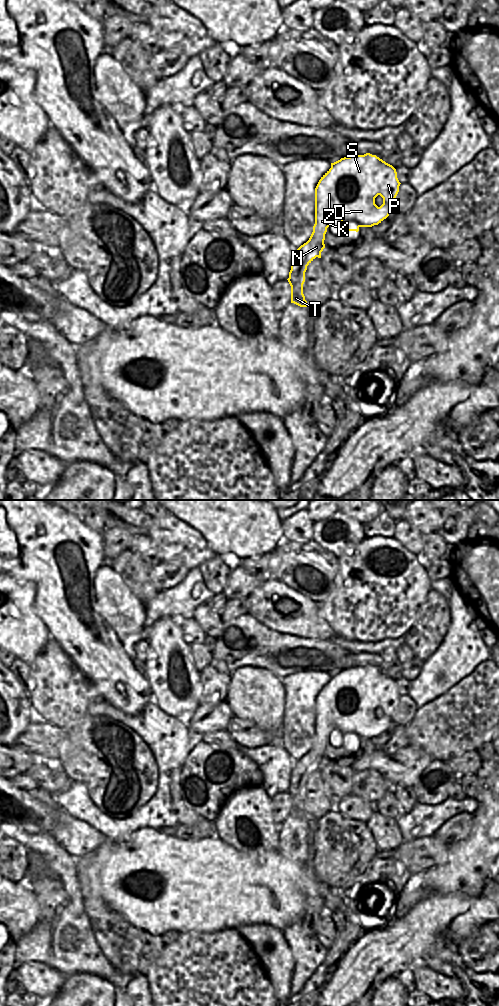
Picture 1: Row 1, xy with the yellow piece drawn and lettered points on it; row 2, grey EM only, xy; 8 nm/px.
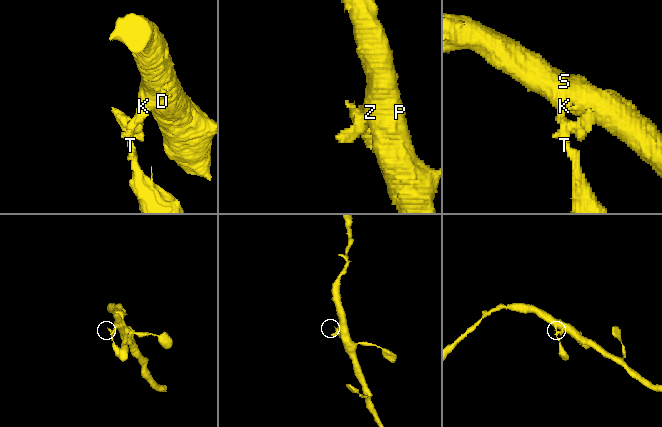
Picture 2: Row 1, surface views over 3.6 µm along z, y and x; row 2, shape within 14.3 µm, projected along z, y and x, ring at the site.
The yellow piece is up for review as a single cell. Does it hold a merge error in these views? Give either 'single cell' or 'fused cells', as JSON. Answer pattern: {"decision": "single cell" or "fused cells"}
{"decision": "single cell"}

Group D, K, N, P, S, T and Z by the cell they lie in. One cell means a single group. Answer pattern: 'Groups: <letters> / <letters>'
Groups: D K N P S T Z

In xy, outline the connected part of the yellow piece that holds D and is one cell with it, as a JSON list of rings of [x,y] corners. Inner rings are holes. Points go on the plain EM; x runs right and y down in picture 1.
[[[370,665],[352,667],[331,675],[331,680],[321,689],[315,700],[315,736],[309,752],[301,757],[291,770],[291,782],[287,791],[291,798],[291,815],[309,819],[303,806],[307,778],[316,770],[321,770],[325,760],[324,752],[329,734],[338,730],[343,743],[359,743],[360,739],[372,739],[386,731],[393,721],[393,714],[399,704],[400,694],[396,681]],[[380,707],[383,716],[378,719],[375,710]]]

